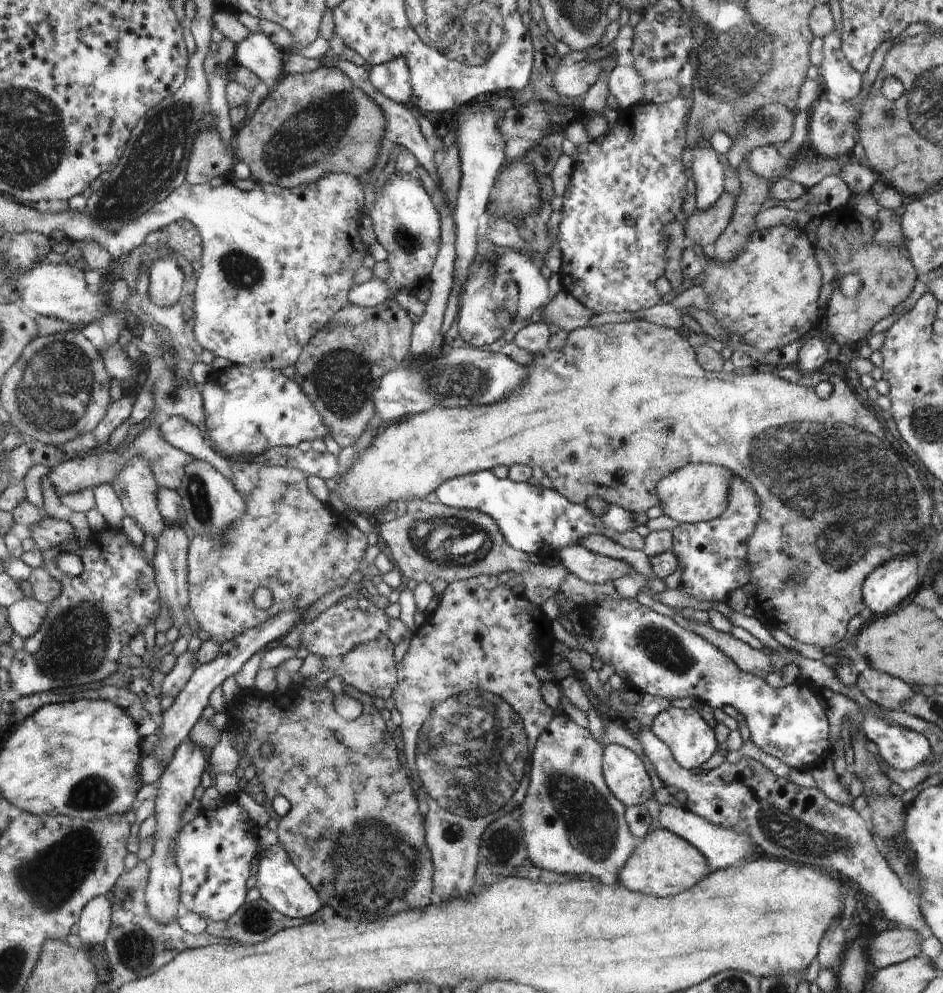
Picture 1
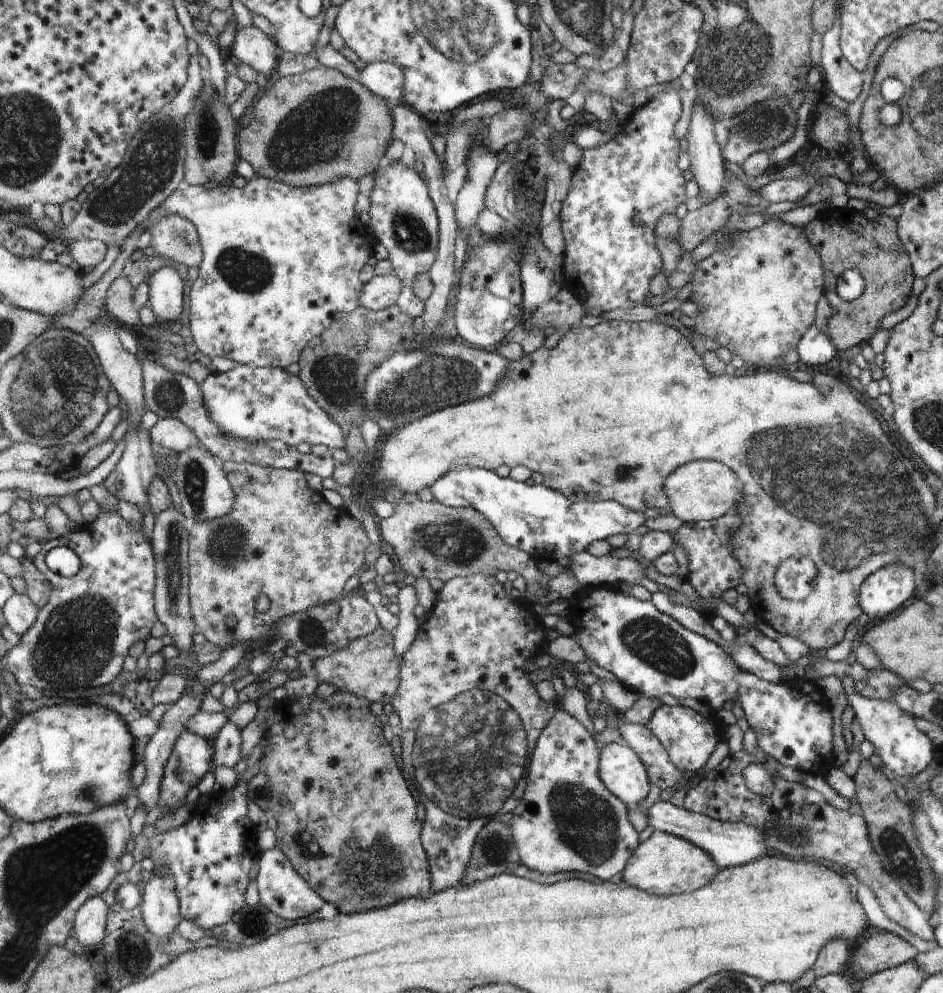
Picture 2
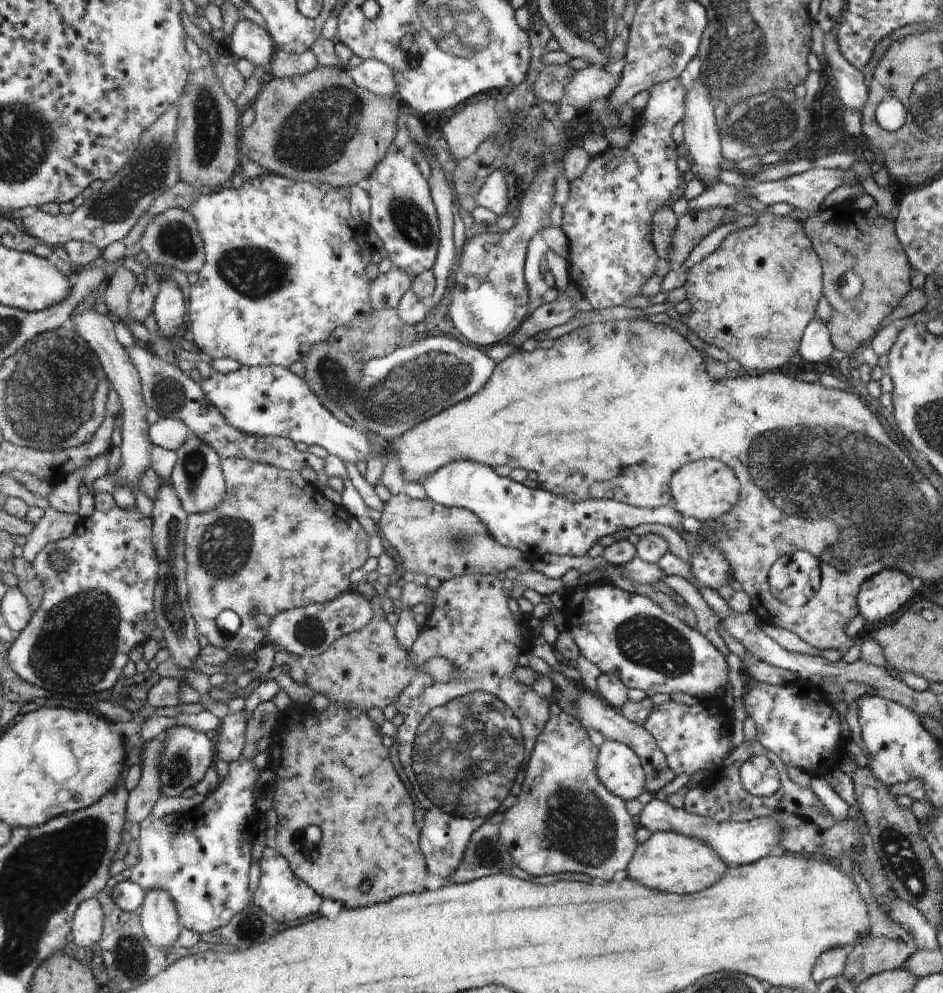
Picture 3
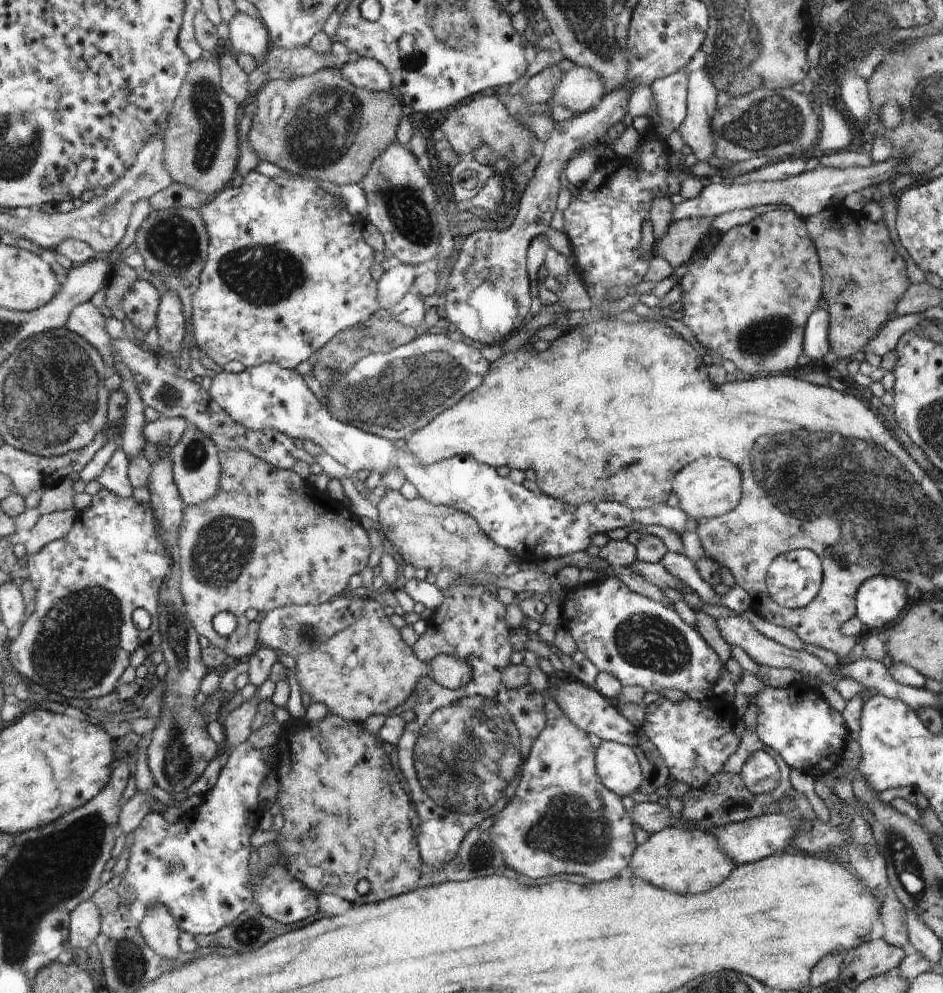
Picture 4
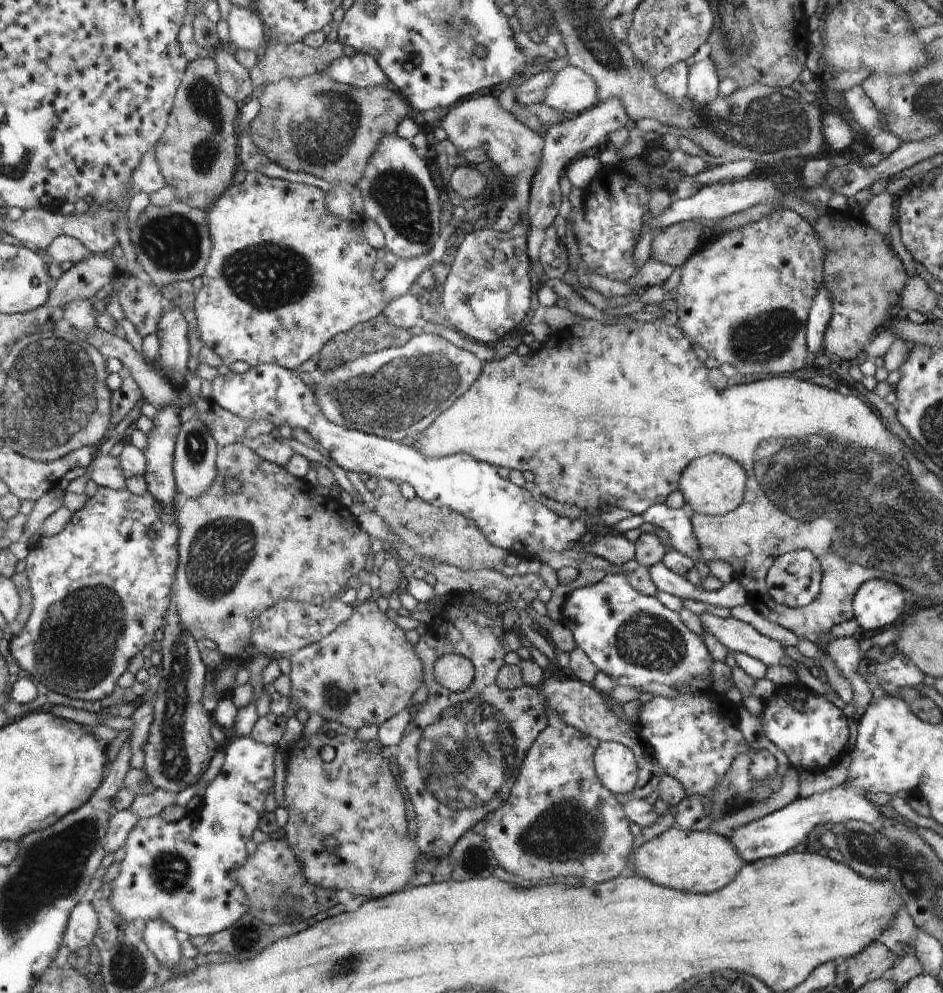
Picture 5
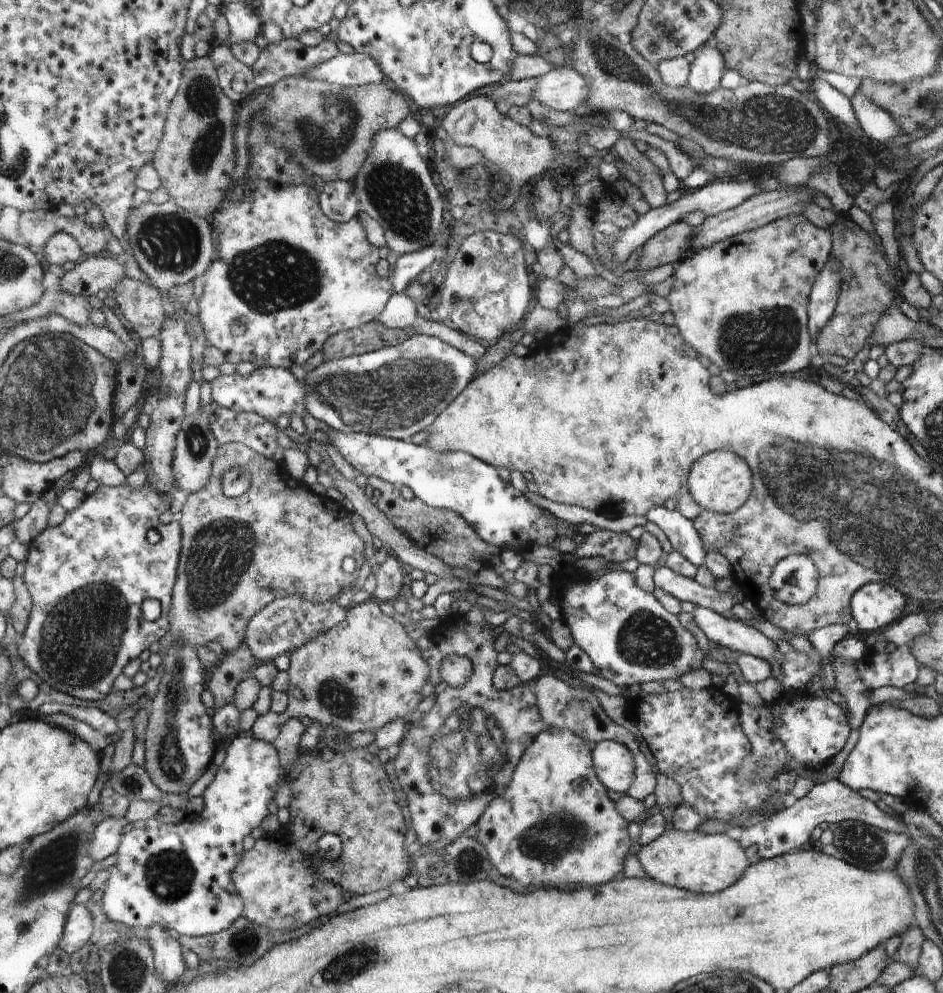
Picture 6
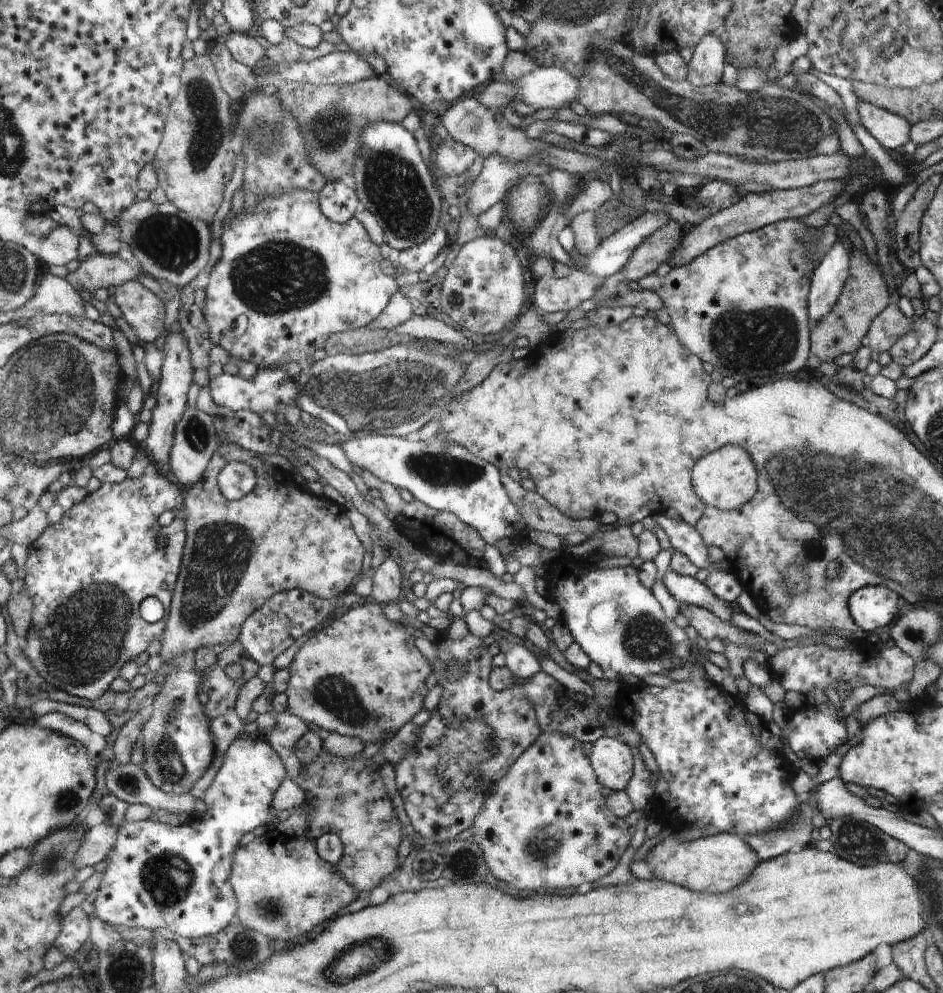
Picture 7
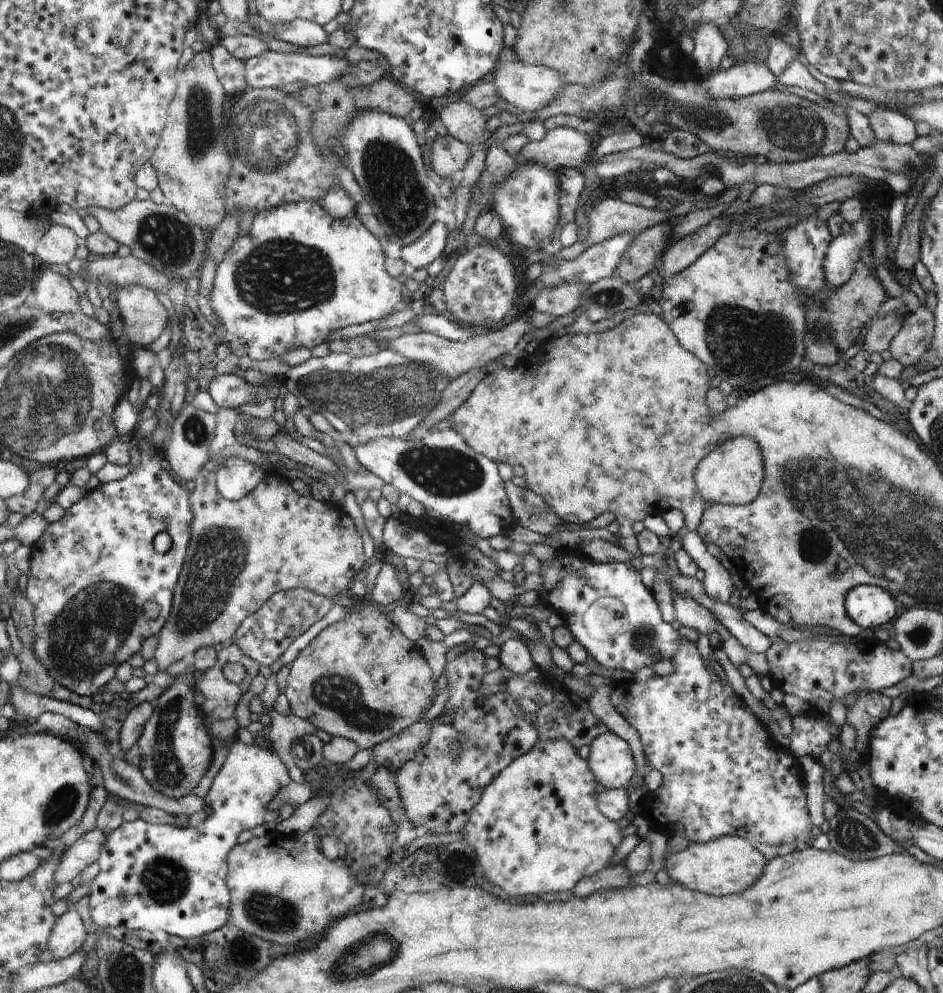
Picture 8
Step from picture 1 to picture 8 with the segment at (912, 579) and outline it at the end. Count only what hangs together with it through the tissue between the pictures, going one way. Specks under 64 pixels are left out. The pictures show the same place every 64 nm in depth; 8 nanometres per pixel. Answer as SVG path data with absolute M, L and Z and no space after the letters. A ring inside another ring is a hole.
M858 585L847 596L847 616L863 631L878 628L896 616L896 601L884 587Z

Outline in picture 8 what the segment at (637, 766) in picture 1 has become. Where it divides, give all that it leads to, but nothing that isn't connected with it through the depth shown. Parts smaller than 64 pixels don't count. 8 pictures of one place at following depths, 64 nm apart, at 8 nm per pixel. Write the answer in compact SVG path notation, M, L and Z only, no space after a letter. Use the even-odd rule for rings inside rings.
M611 731L598 735L590 744L588 766L606 789L622 789L630 782L636 766L630 746Z

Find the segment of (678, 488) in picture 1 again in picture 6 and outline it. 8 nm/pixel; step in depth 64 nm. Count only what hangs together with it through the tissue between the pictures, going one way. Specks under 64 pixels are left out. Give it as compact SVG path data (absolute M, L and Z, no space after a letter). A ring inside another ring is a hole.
M724 449L706 453L700 457L694 462L687 478L687 489L694 502L701 509L720 514L734 513L738 510L752 494L752 488L753 474L746 460L740 458L735 452Z

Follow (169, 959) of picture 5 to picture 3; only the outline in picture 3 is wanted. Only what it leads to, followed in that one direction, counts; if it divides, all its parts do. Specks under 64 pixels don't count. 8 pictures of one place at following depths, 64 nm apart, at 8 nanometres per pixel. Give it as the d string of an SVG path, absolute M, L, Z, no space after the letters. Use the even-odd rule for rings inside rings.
M164 890L149 892L141 918L148 940L160 950L174 950L183 930L176 900Z

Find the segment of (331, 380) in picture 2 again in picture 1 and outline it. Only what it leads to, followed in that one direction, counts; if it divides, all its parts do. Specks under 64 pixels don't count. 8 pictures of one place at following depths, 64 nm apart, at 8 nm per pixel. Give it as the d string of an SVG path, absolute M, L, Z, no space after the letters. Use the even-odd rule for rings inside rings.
M390 297L374 308L357 305L340 308L304 346L293 379L323 415L341 449L353 446L367 430L376 413L372 392L380 384L380 378L410 359L414 326L409 314Z

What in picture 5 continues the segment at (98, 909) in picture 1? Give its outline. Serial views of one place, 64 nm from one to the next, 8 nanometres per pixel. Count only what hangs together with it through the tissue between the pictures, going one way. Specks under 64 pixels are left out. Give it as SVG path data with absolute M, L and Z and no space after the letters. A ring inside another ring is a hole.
M84 900L72 911L65 945L72 952L82 950L94 942L100 929L97 908L92 900Z

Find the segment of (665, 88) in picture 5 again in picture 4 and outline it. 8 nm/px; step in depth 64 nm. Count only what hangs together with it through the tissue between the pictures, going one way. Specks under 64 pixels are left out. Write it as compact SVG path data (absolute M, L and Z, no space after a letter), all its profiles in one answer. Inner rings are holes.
M680 69L674 74L652 82L650 88L654 92L655 102L658 105L655 106L655 113L650 118L651 126L647 132L641 134L636 150L629 157L620 157L616 154L614 157L598 158L590 176L576 185L575 197L563 212L564 232L573 247L579 278L588 288L587 292L593 306L603 303L604 300L614 301L607 295L608 286L614 284L614 286L632 288L644 281L644 276L650 268L650 260L655 256L654 249L650 252L642 246L642 226L650 218L650 209L654 200L664 197L676 200L676 192L680 192L680 184L684 181L678 172L674 174L668 166L666 138L683 124L684 116L687 116L687 75L688 70Z

